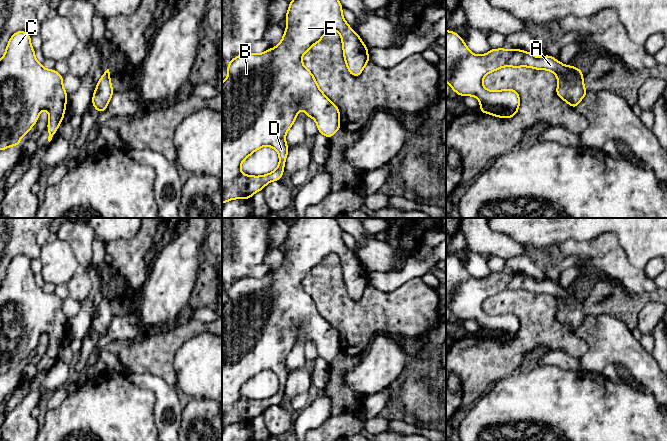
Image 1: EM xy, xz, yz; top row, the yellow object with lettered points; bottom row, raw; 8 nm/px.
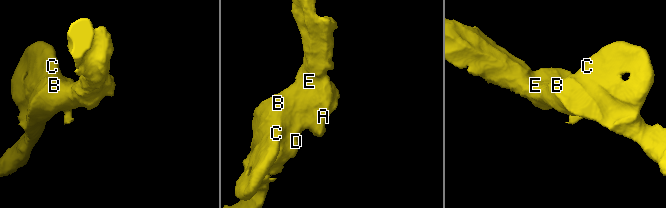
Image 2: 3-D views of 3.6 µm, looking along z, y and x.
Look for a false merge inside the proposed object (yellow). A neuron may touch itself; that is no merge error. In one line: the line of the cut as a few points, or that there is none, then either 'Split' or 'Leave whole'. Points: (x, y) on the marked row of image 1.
No split. Leave whole

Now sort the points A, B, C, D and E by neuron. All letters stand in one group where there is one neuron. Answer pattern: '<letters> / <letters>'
A B C D E

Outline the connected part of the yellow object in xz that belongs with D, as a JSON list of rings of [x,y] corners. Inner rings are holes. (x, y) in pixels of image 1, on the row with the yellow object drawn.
[[[291,0],[285,16],[287,28],[276,47],[261,54],[240,54],[228,62],[228,77],[222,83],[222,204],[233,199],[250,199],[269,182],[280,181],[289,149],[285,136],[301,108],[305,110],[307,117],[316,121],[319,133],[328,139],[341,128],[339,108],[320,90],[311,71],[303,65],[302,57],[315,43],[321,43],[322,37],[328,31],[336,30],[341,36],[343,56],[349,73],[355,77],[361,75],[369,63],[368,48],[345,21],[342,8],[339,0]],[[264,146],[272,147],[278,152],[277,168],[262,176],[244,175],[241,172],[242,162]]]

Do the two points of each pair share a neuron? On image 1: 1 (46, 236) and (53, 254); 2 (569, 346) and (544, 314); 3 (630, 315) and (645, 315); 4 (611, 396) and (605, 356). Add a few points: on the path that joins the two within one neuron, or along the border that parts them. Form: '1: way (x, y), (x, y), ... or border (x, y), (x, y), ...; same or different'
1: border (53, 236), (41, 247); different
2: way (561, 338), (545, 322); same
3: border (656, 300), (650, 300), (640, 311), (637, 325); different
4: border (581, 369), (601, 374); different

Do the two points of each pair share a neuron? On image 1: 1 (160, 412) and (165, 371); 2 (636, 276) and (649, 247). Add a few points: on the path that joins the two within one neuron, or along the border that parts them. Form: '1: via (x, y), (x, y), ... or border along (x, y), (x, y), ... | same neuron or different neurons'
1: border along (141, 374), (158, 375), (170, 385), (176, 386) | different neurons
2: border along (624, 250), (627, 259), (633, 265), (642, 269) | different neurons

